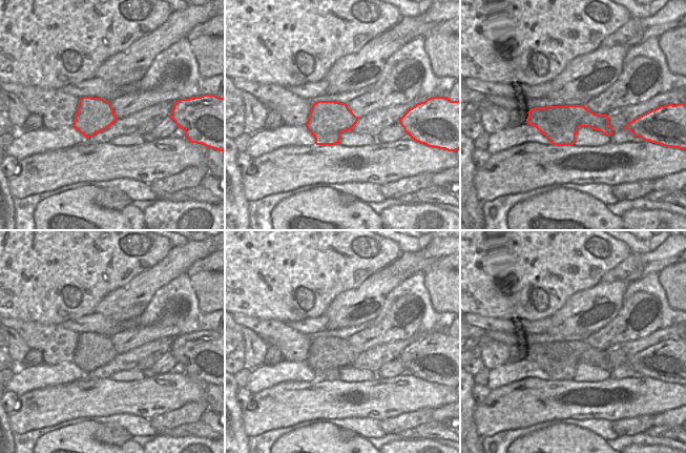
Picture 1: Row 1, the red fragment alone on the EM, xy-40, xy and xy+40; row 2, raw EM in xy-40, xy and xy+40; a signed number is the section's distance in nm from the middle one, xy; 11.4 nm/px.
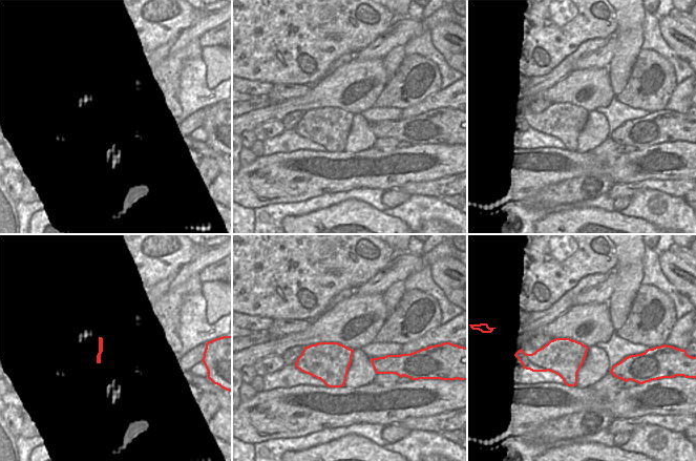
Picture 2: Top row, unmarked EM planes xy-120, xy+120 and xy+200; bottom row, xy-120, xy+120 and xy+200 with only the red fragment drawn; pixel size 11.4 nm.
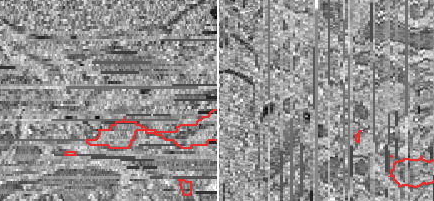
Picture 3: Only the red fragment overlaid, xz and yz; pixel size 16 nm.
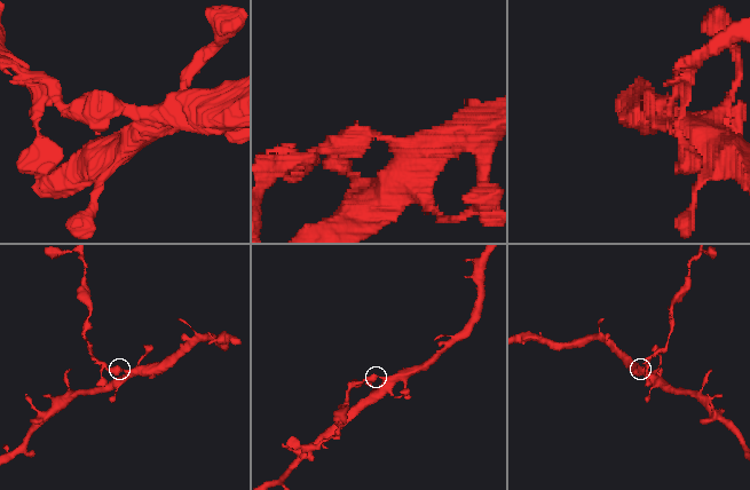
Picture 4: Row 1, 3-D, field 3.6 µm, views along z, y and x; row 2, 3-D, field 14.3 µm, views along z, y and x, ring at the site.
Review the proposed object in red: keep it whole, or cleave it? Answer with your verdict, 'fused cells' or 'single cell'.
fused cells

